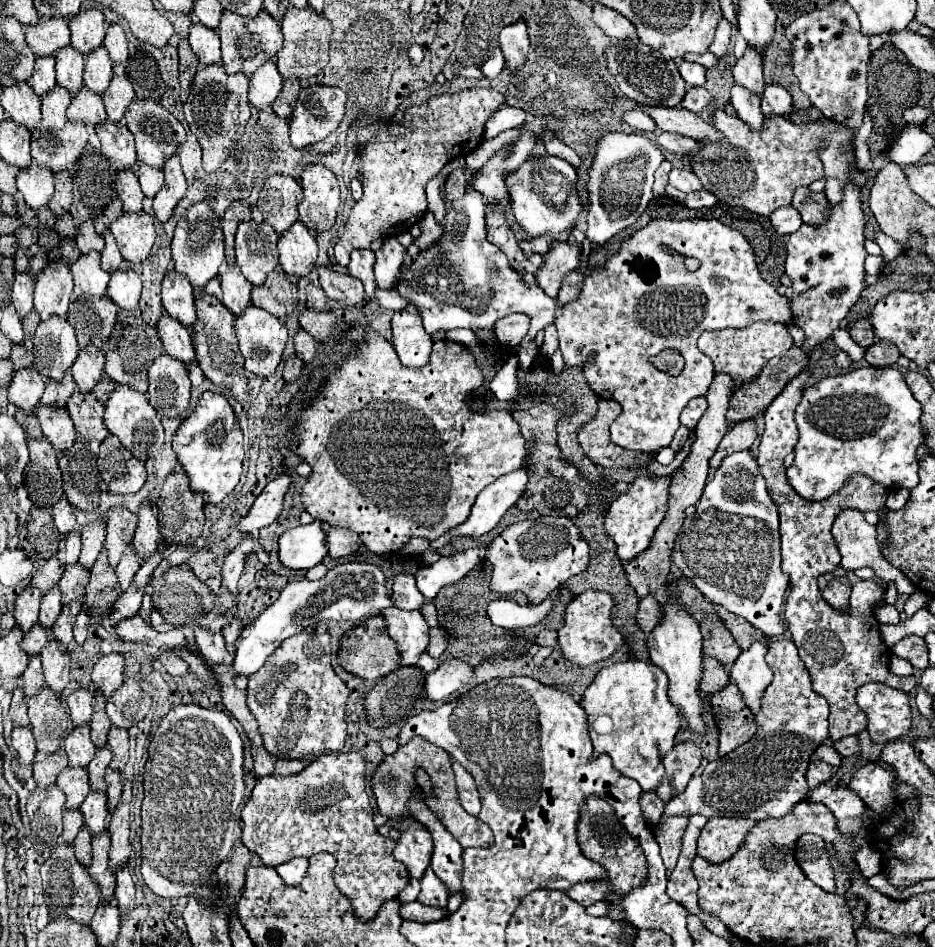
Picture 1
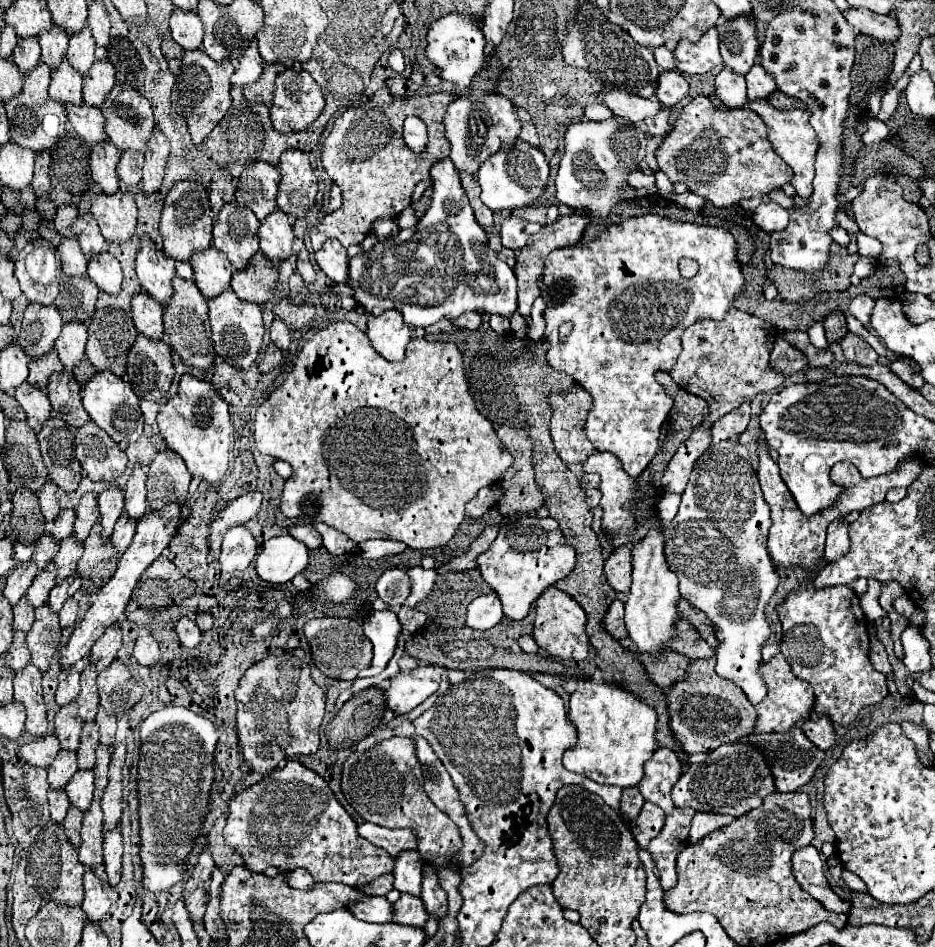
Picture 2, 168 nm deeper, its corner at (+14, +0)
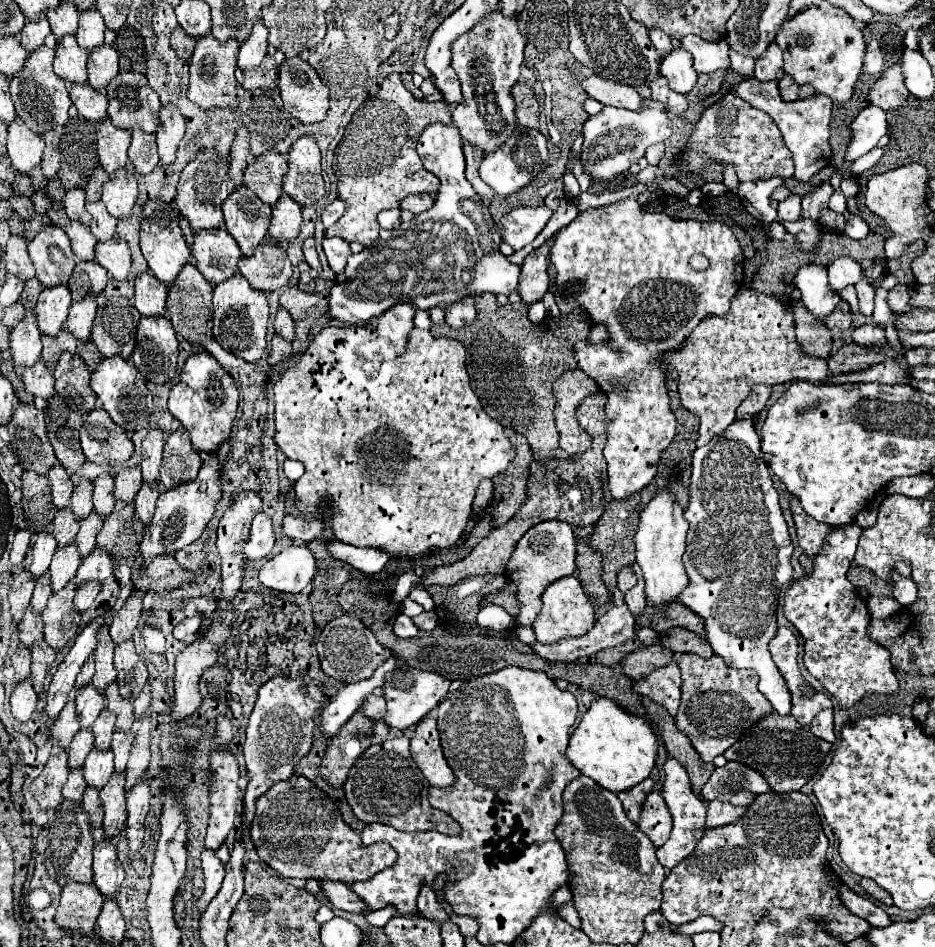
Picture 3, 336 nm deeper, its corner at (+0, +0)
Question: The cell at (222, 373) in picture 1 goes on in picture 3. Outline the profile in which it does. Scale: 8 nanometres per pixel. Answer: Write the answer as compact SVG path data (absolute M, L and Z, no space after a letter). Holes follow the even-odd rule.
M186 264L172 282L172 286L168 286L166 310L170 314L174 330L188 342L202 344L212 336L212 286L204 280L196 266Z

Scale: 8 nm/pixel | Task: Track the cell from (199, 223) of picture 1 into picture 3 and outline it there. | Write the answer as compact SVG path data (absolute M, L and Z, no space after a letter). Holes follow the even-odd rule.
M208 148L196 154L186 168L180 172L178 180L178 196L176 204L178 210L184 218L190 220L192 230L210 230L210 228L220 228L224 226L224 216L222 216L222 202L226 200L228 192L228 158L220 156L216 150Z

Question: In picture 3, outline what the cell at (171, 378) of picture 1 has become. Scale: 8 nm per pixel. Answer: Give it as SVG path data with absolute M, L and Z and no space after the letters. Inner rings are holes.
M166 316L142 318L136 332L136 348L132 360L146 380L154 384L170 382L176 374L178 340Z

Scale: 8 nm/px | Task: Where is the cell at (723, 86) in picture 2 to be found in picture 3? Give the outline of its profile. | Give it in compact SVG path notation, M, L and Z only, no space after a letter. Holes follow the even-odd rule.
M730 48L730 68L738 74L742 74L744 78L752 78L754 76L754 58L740 54L736 50Z

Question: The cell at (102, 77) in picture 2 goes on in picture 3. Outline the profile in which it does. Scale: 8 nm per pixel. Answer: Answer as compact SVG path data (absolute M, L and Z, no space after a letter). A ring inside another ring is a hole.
M102 44L94 48L88 56L88 84L96 90L106 88L106 84L118 74L118 54L112 46Z

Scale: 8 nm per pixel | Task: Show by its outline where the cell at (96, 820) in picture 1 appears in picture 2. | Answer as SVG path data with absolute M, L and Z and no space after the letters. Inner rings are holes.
M80 770L80 772L76 772L74 778L70 780L70 784L66 786L66 794L68 794L72 806L76 806L82 812L86 812L90 808L92 792L94 792L92 770L86 770L86 772Z

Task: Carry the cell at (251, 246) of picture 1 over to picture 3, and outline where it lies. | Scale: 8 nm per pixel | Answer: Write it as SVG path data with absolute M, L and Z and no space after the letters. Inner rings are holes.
M240 186L228 196L228 200L224 200L222 210L226 228L238 242L242 254L252 256L254 248L268 232L270 206L264 204L252 190Z

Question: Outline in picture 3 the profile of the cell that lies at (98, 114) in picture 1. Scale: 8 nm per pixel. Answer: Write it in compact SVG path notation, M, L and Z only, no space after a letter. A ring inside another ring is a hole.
M64 36L64 40L56 42L54 72L60 78L76 84L86 84L88 82L86 60L88 60L88 52L78 48L74 36Z

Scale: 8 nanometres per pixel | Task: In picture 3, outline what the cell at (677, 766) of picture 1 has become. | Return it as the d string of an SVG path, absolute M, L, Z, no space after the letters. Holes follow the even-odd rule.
M668 758L664 764L664 772L666 772L666 780L664 780L664 788L662 788L662 796L666 800L666 806L672 814L674 826L672 826L672 834L668 838L668 842L664 846L660 846L656 850L656 856L660 860L660 864L664 868L674 868L676 864L680 864L686 856L692 854L696 842L702 838L704 834L704 822L706 822L706 804L702 800L696 798L696 794L690 788L690 778L686 774L686 770L678 764L678 760Z

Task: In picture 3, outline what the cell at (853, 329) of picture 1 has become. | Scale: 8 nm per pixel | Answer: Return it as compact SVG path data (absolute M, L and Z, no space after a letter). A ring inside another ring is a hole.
M844 300L834 308L832 316L828 316L826 326L830 328L832 334L844 332L844 330L848 330L852 326L852 312L850 312L850 306Z

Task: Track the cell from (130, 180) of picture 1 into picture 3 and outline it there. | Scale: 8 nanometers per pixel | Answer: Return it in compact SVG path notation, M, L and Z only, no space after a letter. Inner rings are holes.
M108 118L98 122L96 154L108 174L114 174L118 168L126 166L128 146L130 146L130 132L116 128Z

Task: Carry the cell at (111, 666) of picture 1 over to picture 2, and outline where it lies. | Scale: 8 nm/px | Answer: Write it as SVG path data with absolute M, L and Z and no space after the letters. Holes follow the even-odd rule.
M110 626L102 634L102 638L98 638L98 642L90 650L90 660L96 664L98 672L106 670L114 662L120 644L122 644L122 636L120 636L120 630L114 626Z

